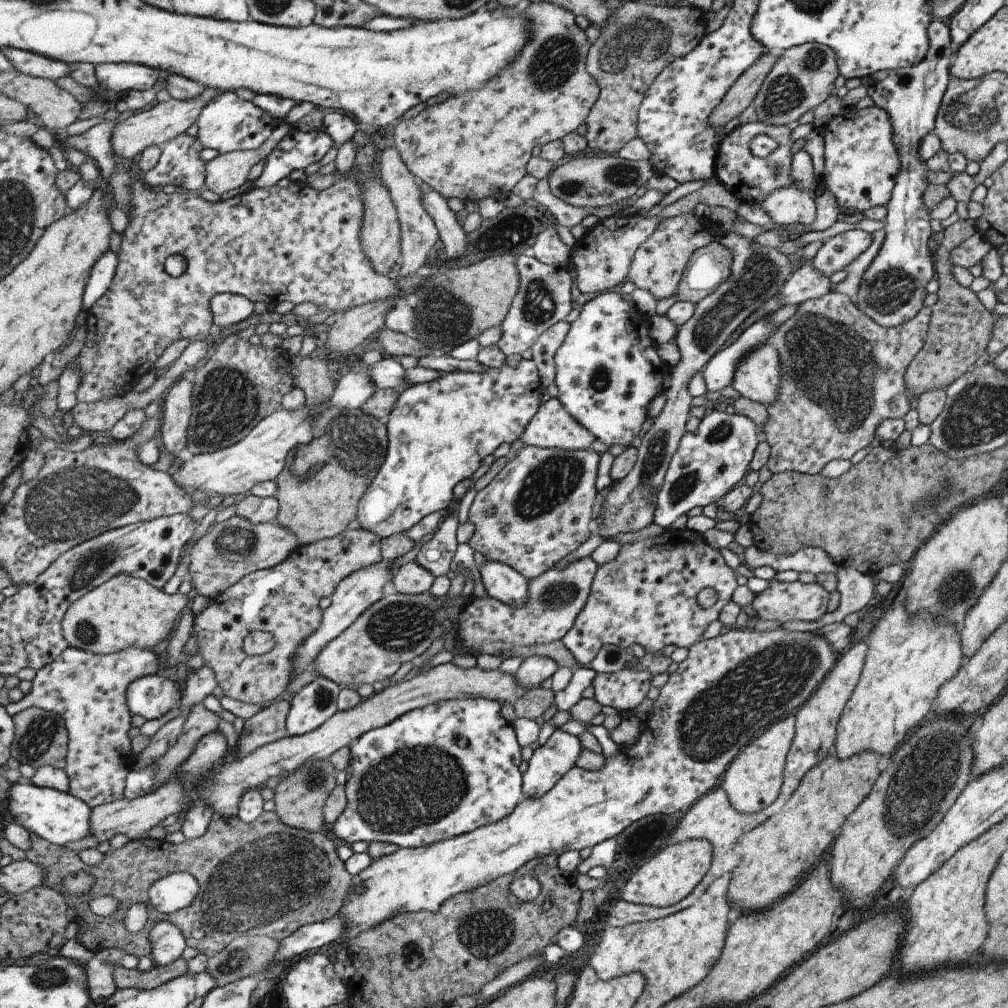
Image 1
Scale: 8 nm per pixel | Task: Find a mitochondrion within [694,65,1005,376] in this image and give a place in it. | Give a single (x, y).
(975, 115)

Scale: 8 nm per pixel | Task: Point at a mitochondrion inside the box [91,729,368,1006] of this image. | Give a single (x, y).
(264, 883)

